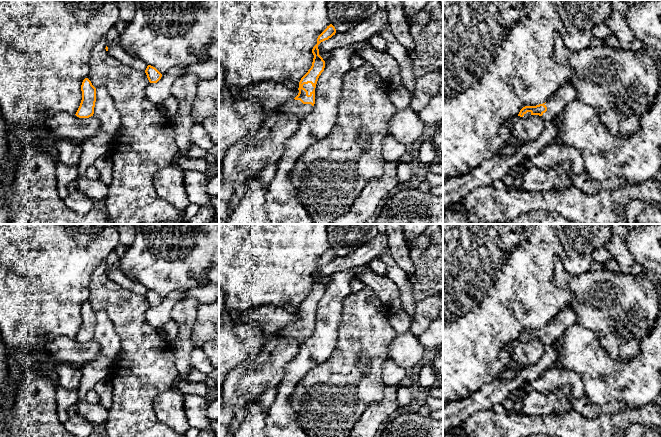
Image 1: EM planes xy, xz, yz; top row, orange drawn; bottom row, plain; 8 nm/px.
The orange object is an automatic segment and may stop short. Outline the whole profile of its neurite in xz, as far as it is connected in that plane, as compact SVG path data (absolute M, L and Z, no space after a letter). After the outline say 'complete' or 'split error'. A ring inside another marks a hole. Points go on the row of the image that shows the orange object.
M330 24L318 36L317 44L312 49L312 53L314 55L312 66L299 82L298 95L293 100L278 106L274 110L265 111L265 117L271 112L282 112L290 116L296 116L299 120L301 120L307 113L311 111L315 104L316 84L319 76L325 68L325 61L319 55L318 45L321 42L331 38L333 35L335 35L335 33L335 27Z; split error

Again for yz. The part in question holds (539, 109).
M566 82L545 103L536 106L525 106L520 110L518 116L539 115L544 121L552 120L574 99L576 99L575 88L570 82Z; split error

